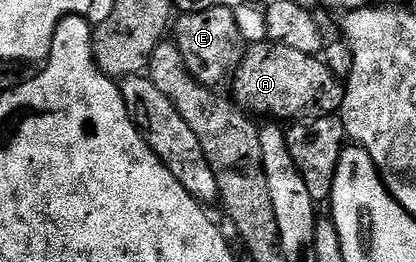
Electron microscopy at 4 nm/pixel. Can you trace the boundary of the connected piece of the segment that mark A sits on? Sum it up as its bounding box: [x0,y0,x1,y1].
[234,40,345,120]

